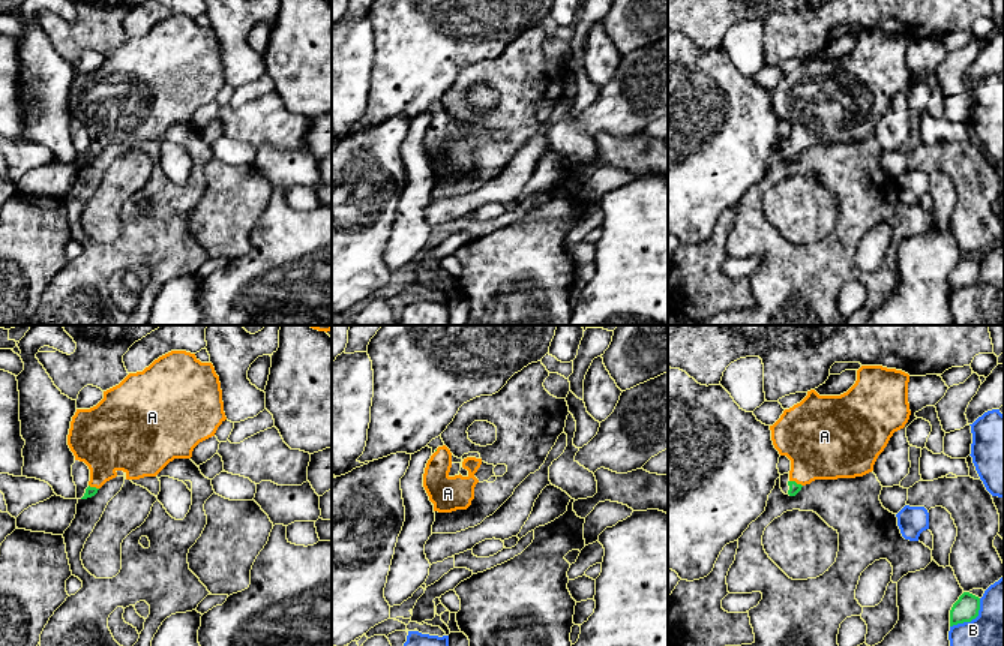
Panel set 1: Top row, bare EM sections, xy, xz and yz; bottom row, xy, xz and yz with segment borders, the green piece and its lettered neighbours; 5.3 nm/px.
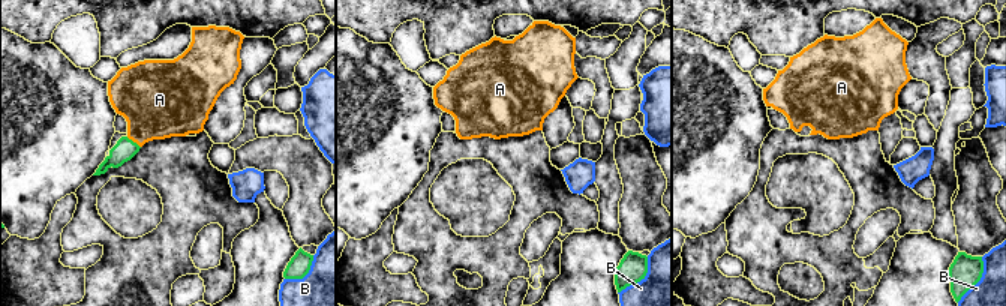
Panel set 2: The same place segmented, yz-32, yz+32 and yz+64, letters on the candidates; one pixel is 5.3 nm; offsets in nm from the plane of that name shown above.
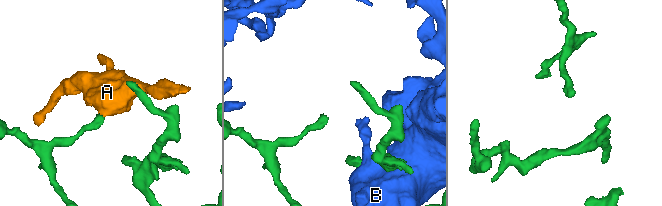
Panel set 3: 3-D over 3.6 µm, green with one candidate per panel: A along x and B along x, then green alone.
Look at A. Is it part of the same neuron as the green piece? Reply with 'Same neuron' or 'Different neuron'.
Same neuron

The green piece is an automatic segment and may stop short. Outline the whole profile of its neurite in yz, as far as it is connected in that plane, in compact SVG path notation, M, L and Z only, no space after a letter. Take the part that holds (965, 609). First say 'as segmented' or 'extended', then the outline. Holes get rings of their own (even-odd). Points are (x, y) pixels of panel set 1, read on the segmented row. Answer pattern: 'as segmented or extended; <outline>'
as segmented; M963 592L950 610L950 627L971 622L978 616L978 610L980 598L969 592Z

